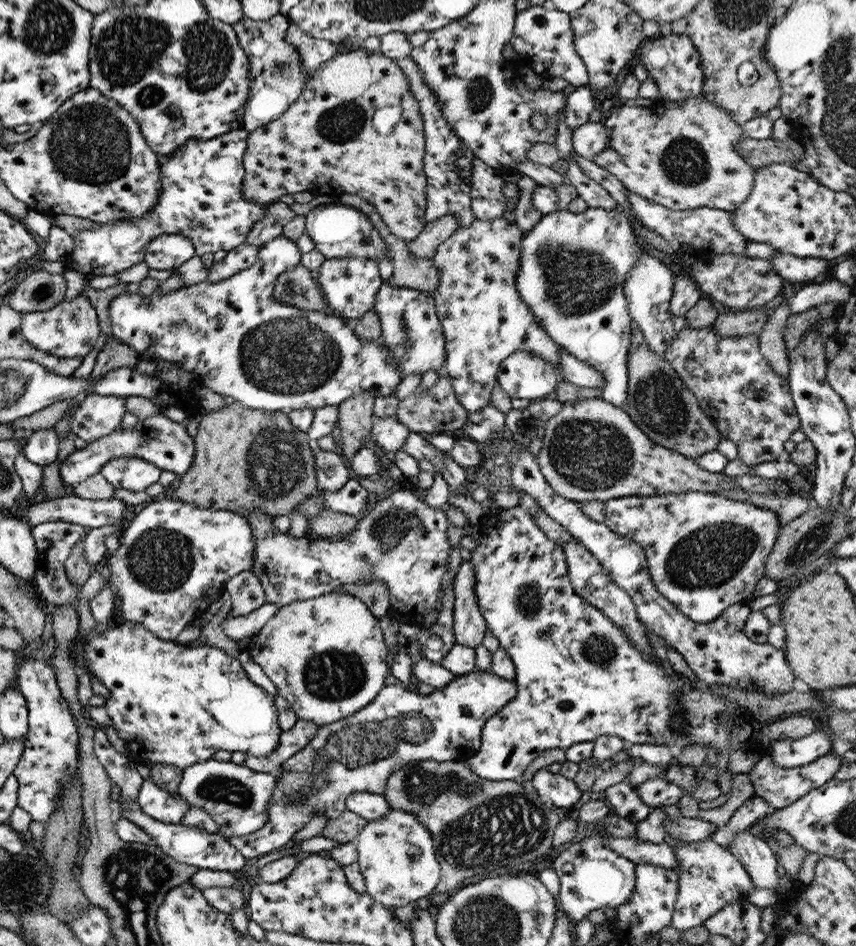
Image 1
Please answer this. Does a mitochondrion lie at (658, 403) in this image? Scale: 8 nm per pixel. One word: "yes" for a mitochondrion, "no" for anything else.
yes

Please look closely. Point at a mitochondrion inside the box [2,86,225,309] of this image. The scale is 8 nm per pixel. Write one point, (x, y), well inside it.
(89, 142)

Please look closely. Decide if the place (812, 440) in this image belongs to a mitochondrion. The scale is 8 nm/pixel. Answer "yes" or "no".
no

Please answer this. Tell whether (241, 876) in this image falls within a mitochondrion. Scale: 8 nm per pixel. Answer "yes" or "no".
no

